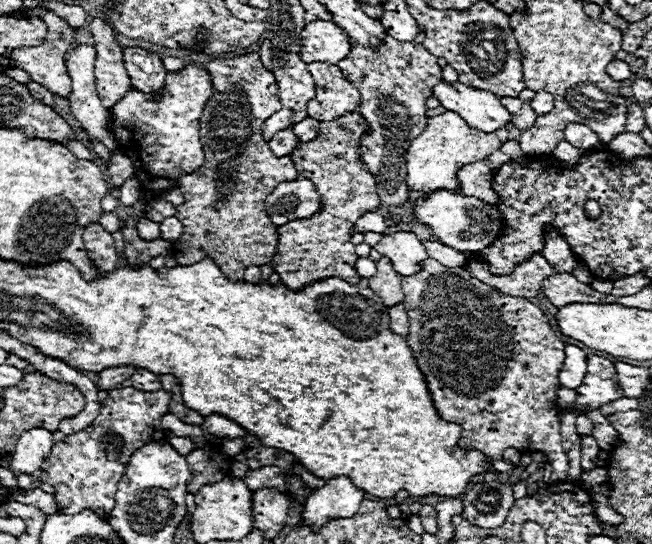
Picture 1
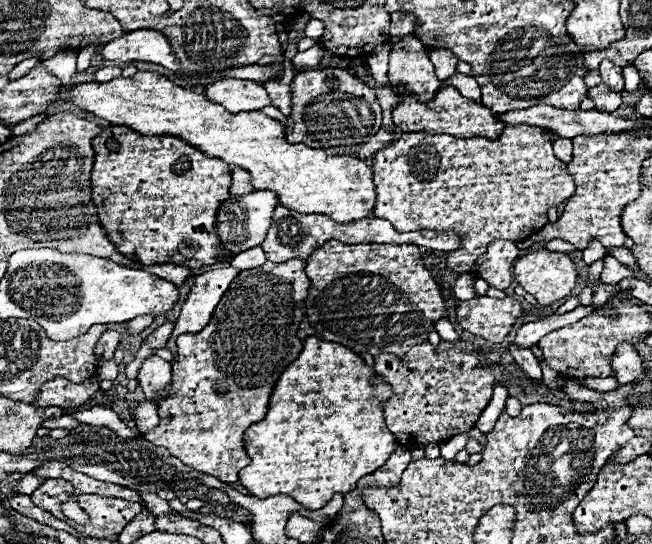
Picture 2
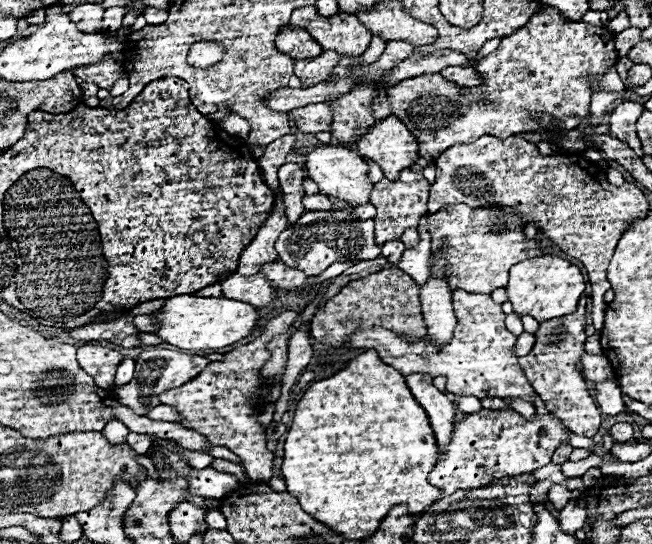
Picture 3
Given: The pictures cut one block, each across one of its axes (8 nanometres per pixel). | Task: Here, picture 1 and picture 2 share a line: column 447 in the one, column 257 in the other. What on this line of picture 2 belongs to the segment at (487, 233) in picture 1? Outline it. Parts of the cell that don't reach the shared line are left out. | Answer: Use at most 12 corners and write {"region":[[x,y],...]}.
{"region":[[270,190],[230,196],[216,212],[222,248],[260,246],[278,198]]}

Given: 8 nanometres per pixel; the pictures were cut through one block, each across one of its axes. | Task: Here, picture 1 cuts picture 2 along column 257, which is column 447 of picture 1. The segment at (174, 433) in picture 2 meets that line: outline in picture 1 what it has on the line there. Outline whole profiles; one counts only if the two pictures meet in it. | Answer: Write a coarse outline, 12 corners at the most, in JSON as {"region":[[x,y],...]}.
{"region":[[432,258],[406,344],[458,446],[568,456],[564,342],[526,298]]}

